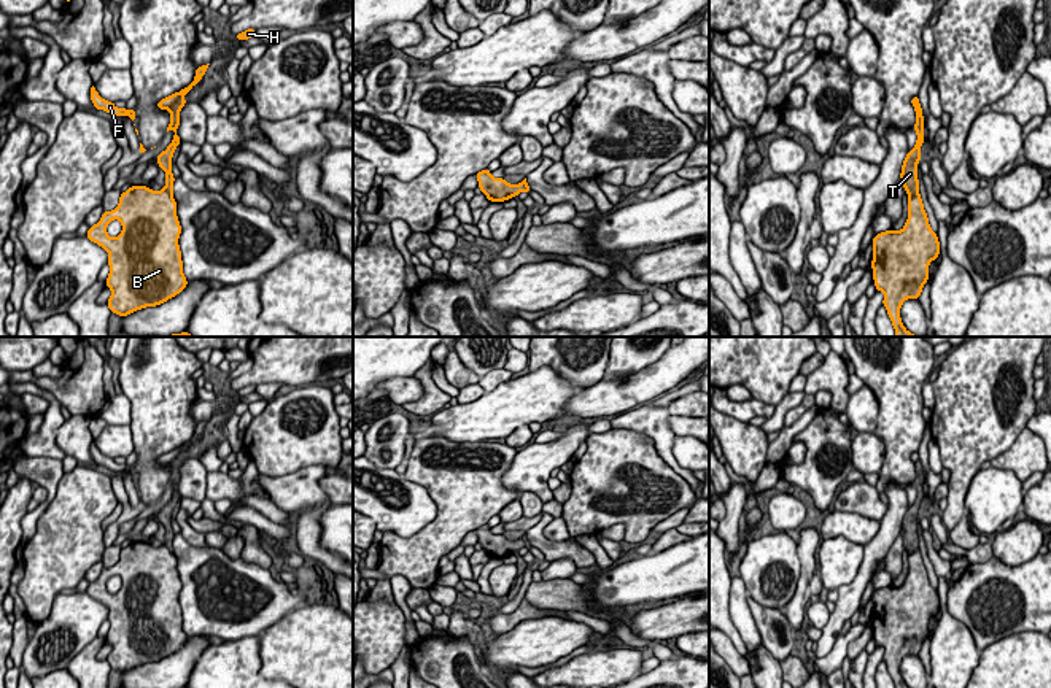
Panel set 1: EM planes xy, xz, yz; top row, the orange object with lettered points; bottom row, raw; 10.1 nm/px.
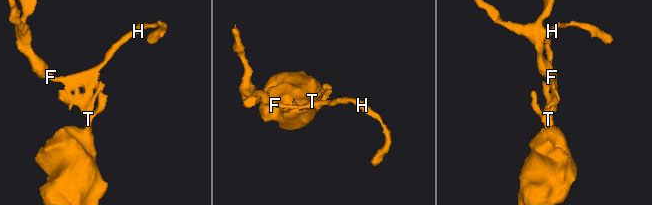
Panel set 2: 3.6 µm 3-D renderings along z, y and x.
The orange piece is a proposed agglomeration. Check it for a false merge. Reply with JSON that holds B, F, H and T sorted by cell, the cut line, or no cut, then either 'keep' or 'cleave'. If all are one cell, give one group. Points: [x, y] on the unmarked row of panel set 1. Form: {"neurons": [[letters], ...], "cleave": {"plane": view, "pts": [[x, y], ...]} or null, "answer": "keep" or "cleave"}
{"neurons": [["B"], ["F", "H", "T"]], "cleave": {"plane": "yz", "pts": [[918, 548], [910, 552]]}, "answer": "cleave"}

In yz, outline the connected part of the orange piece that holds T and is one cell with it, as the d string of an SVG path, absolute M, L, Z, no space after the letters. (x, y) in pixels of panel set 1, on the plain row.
M917 451L911 454L911 461L914 462L914 467L916 467L914 486L916 486L917 496L914 504L908 507L902 521L902 529L900 529L900 535L903 537L905 548L908 551L919 550L917 518L922 515L921 501L925 497L924 496L925 478L924 478L922 464L921 464Z

